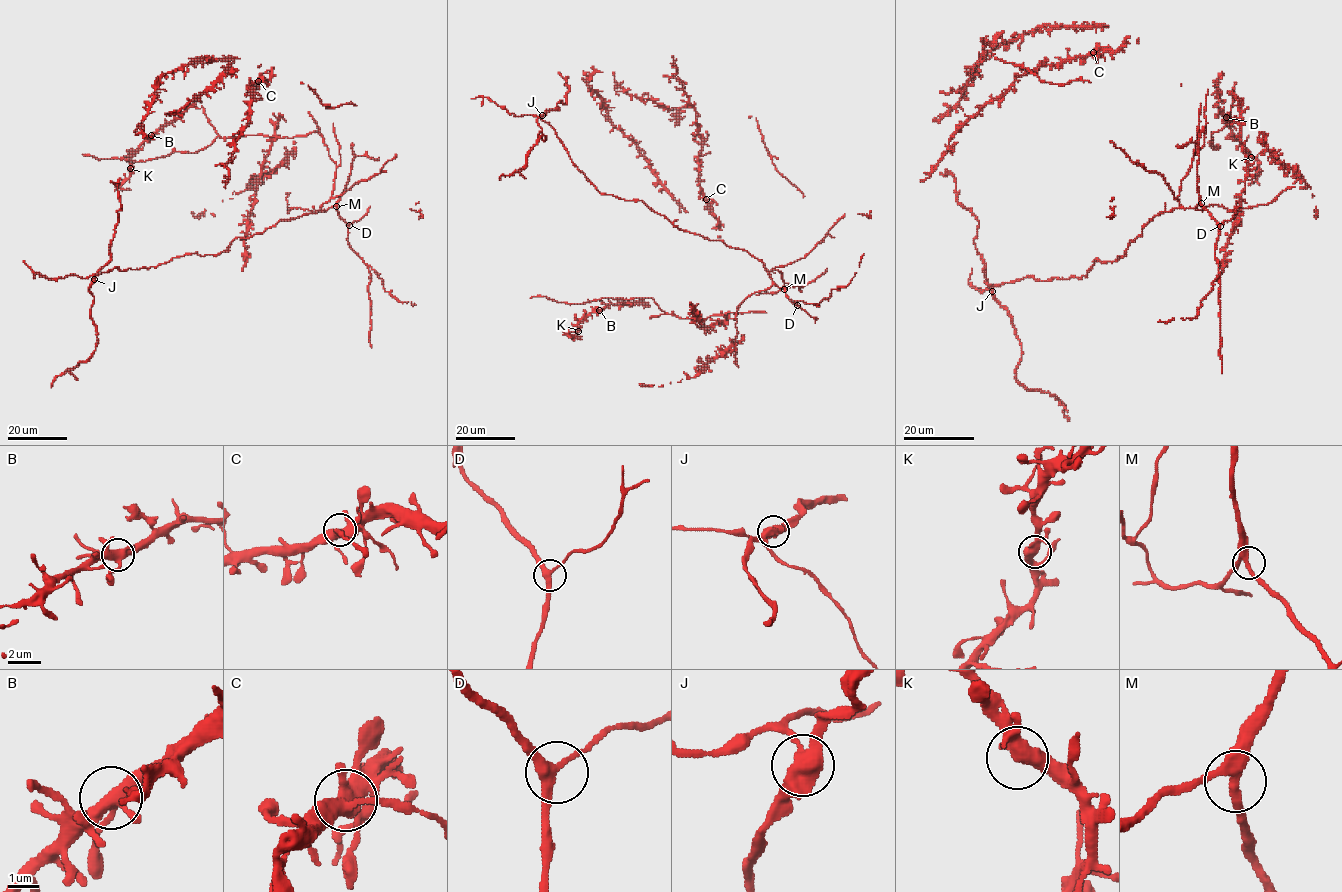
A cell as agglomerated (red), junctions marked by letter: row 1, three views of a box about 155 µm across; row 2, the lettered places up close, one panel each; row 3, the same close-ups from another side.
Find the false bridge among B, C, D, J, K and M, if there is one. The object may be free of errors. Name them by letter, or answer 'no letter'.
J

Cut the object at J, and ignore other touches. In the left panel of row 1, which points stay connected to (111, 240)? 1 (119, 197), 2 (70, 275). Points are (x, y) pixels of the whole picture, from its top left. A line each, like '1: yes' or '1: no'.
1: yes
2: no

